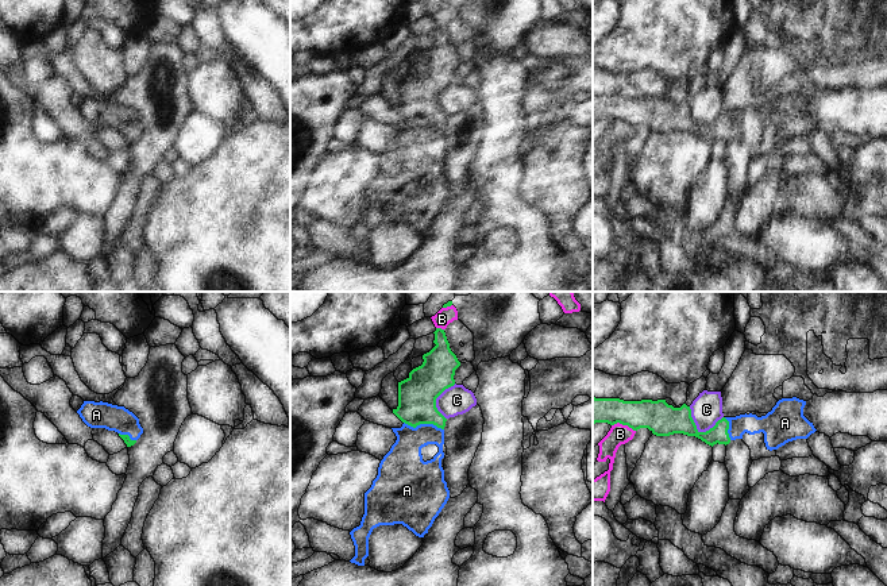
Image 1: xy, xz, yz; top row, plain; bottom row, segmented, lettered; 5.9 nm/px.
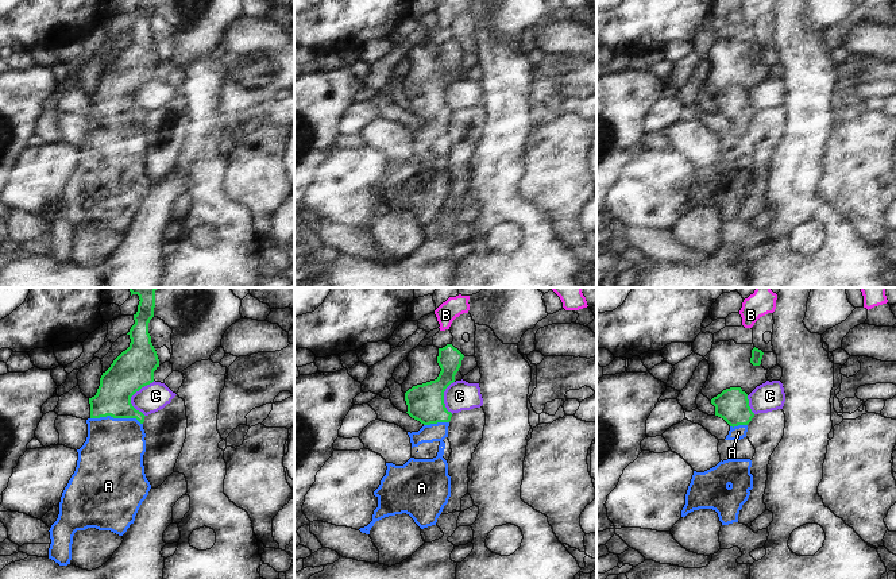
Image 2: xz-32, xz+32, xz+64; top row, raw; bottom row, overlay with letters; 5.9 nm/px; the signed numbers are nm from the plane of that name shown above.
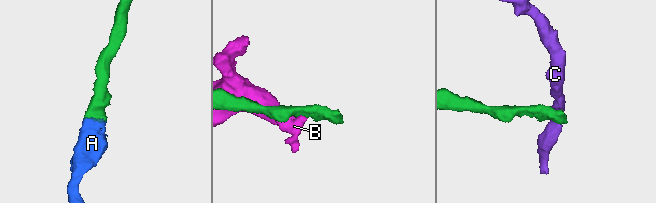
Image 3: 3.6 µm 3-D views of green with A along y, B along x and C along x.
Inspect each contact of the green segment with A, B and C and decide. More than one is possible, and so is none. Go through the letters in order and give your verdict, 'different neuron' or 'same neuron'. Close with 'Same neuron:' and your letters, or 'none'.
A: same neuron
B: different neuron
C: different neuron
Same neuron: A

